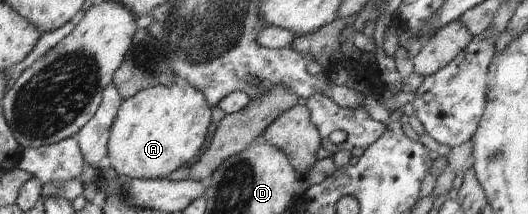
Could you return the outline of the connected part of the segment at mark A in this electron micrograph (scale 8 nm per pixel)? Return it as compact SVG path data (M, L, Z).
M177 75L170 87L149 87L122 100L110 128L106 164L129 179L167 179L201 152L209 124L211 109L205 95Z

